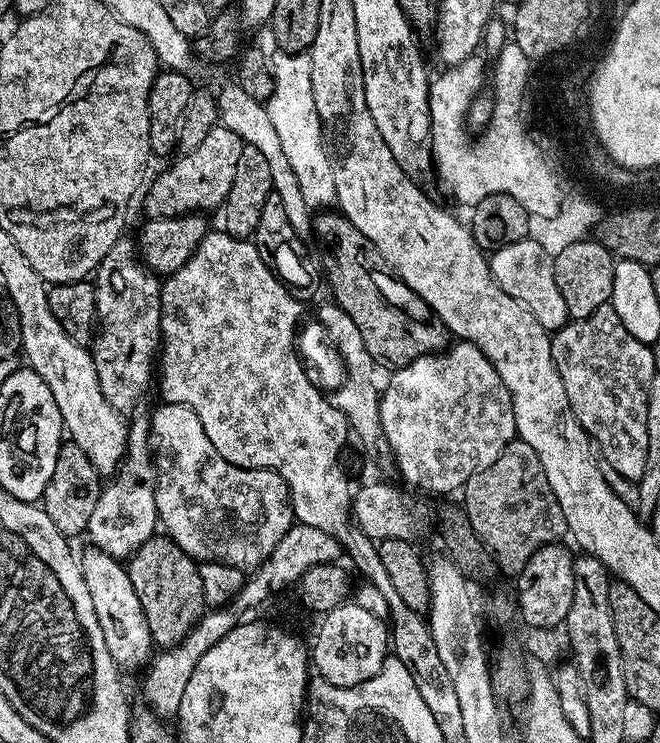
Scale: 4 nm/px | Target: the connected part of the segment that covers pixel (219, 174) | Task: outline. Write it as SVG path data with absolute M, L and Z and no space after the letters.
M217 126L198 142L193 152L177 155L177 160L153 182L144 196L144 208L152 218L174 218L189 214L208 214L211 208L219 209L234 186L238 158L245 142L234 130Z

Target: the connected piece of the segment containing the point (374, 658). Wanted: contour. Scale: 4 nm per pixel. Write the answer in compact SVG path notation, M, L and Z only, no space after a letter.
M353 602L338 605L321 620L324 621L316 632L316 641L310 644L310 660L315 671L320 671L319 679L334 686L347 686L366 682L366 678L374 678L382 670L382 662L390 655L390 632L385 621Z

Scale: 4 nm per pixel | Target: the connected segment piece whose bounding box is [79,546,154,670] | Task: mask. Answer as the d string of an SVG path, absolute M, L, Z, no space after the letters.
M85 548L84 556L79 557L80 569L84 575L86 590L90 590L94 614L98 614L98 626L102 626L102 638L106 638L106 650L110 650L110 658L117 668L143 669L153 659L154 645L150 625L146 622L146 614L142 614L142 602L138 602L138 594L134 594L128 569L121 561L100 548Z

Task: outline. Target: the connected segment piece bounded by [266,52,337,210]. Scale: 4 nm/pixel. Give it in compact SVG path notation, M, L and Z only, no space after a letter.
M277 53L271 59L273 69L272 96L266 102L274 130L281 139L282 148L289 159L291 169L302 189L302 196L308 208L326 210L336 204L337 190L333 164L329 160L328 150L324 144L324 132L321 119L314 101L311 75L313 58L311 53Z

